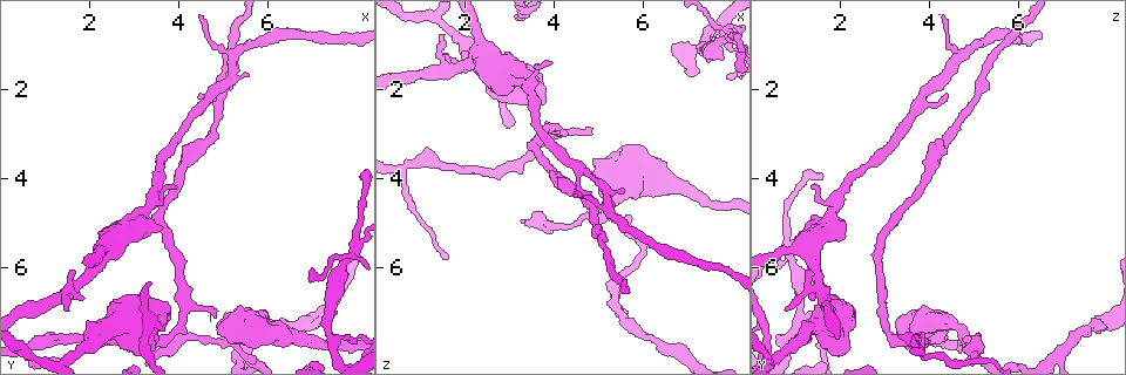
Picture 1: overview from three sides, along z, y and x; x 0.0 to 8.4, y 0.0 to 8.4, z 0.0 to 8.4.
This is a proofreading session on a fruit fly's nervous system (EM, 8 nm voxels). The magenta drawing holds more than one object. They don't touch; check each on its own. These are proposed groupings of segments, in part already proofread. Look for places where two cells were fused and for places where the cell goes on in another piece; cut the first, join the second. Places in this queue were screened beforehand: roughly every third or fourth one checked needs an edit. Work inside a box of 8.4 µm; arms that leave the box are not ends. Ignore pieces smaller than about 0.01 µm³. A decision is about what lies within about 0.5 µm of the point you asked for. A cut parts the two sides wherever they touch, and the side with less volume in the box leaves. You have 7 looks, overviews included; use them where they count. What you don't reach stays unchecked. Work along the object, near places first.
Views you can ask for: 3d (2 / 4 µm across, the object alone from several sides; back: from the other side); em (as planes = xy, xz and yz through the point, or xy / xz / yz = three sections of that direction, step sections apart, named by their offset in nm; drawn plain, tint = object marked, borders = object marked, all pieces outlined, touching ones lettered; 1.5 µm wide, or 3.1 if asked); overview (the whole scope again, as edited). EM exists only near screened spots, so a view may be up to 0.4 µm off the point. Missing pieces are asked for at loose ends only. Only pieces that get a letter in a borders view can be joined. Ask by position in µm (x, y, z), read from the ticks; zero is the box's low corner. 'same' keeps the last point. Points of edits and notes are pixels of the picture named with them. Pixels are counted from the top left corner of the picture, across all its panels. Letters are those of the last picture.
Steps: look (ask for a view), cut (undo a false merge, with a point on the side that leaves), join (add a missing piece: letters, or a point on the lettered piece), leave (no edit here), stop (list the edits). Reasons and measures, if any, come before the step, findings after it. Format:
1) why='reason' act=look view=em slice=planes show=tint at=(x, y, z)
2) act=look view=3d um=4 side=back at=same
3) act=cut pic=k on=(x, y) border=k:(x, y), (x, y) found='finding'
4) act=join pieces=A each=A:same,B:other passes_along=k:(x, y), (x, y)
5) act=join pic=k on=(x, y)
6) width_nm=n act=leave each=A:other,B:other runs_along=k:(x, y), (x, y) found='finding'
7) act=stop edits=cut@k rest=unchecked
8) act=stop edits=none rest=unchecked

why='an open end' act=look view=em slice=planes show=borders at=(4.80, 7.15, 2.95)

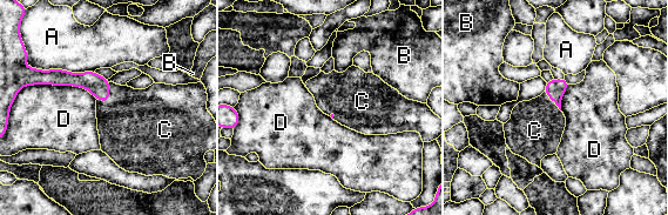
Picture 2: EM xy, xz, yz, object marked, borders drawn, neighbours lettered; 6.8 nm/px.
longest_contact=D:480nm act=join pieces=C each=A:other,B:other,C:same,D:other found='the cell continues'

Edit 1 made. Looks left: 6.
why='three-way junction' act=look view=3d um=2 at=(5.15, 7.65, 4.85)

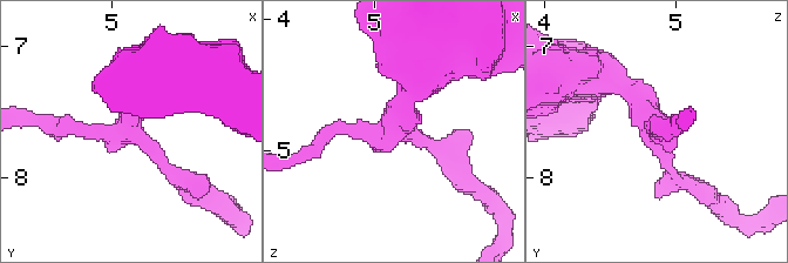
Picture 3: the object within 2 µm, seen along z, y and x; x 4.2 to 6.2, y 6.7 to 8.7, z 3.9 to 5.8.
why='shape alone is not enough' act=look view=em slice=xy step=8 show=tint at=(5.14, 7.66, 4.82)

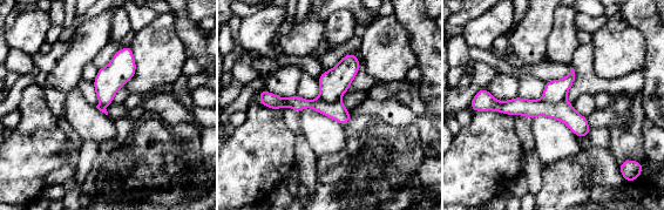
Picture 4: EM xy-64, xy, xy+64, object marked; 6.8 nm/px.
act=look view=em slice=planes show=borders at=same

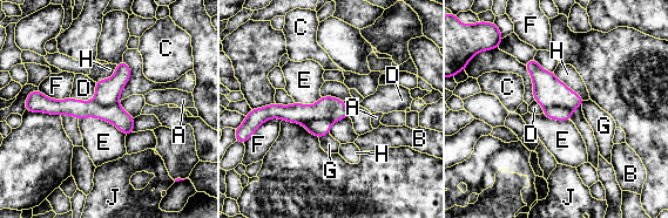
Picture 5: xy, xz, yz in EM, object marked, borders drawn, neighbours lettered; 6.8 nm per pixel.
width_nm=190 longest_contact=E:340nm act=cut pic=5 on=(330, 108) each=A:other,B:other,C:other,D:other,E:other,F:other,G:other,H:other,J:other found='a second cell is stuck on'

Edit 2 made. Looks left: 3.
why='side arm on a straight run' act=look view=3d um=4 at=(7.45, 7.65, 0.80)

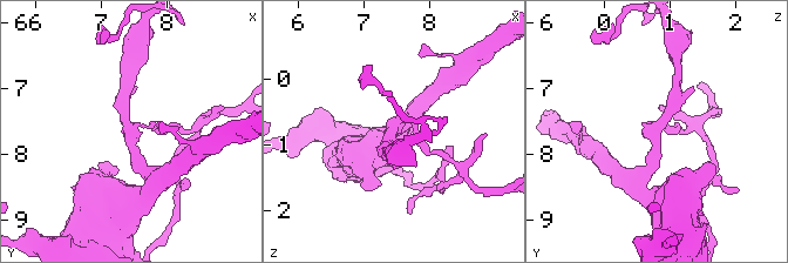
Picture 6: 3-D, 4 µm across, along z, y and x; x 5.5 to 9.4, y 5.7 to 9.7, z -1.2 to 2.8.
arms=3 act=look view=em slice=yz step=8 show=tint at=(7.45, 7.65, 0.80)

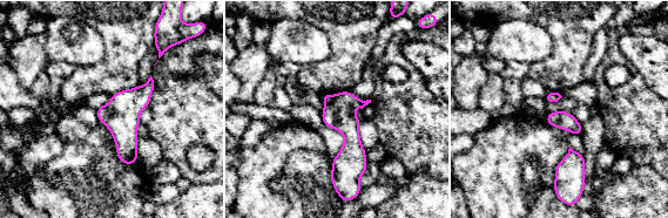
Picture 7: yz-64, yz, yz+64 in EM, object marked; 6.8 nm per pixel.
why='what lies round it' act=look view=em slice=yz step=8 show=borders at=same

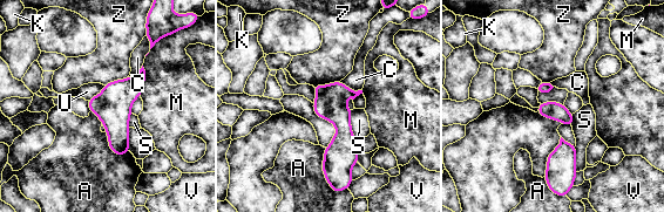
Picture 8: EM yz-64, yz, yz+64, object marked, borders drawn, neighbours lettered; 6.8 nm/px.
longest_contact=S:240nm act=cut pic=8 on=(318, 89) each=A:other,C:other,K:other,M:other,S:other,U:other,V:other,Z:other found='a second cell is stuck on'

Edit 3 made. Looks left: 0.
act=stop edits=join@2,cut@5,cut@8 rest=unchecked

